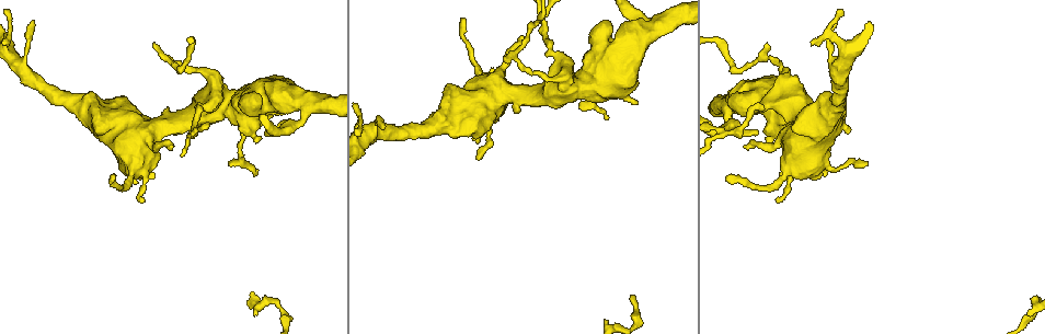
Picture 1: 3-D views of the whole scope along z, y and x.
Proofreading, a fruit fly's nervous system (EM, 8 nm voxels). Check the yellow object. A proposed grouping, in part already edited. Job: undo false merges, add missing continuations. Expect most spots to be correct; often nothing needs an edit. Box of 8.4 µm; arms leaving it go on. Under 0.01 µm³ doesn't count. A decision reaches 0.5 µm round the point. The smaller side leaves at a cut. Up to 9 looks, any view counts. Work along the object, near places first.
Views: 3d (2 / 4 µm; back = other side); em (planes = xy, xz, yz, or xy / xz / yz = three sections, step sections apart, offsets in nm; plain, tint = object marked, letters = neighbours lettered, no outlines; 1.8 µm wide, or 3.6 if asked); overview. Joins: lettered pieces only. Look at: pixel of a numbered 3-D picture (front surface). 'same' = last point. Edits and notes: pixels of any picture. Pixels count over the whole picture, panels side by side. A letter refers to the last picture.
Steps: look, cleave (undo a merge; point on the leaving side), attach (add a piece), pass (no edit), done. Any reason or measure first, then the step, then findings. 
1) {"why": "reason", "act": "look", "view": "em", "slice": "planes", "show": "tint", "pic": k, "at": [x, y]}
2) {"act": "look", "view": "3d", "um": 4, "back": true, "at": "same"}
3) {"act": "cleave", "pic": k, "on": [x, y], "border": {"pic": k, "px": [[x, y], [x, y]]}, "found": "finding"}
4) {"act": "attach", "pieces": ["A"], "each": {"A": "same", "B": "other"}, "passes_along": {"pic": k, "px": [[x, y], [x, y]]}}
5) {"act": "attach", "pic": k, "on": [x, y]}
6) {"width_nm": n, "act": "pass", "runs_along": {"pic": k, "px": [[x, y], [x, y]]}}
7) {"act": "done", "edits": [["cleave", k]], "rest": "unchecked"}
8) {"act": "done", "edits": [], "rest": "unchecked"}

{"why": "sudden change in width", "act": "look", "view": "3d", "um": 2, "pic": 1, "at": [194, 131]}

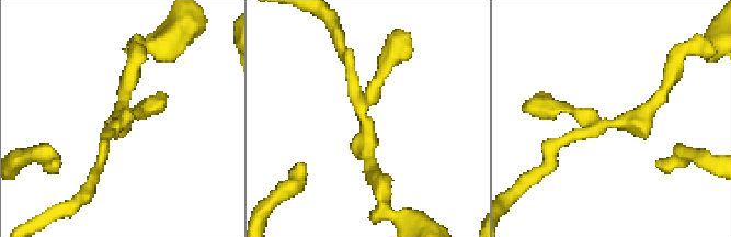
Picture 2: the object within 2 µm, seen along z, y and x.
{"act": "look", "view": "em", "slice": "planes", "show": "tint", "pic": 2, "at": [610, 123]}

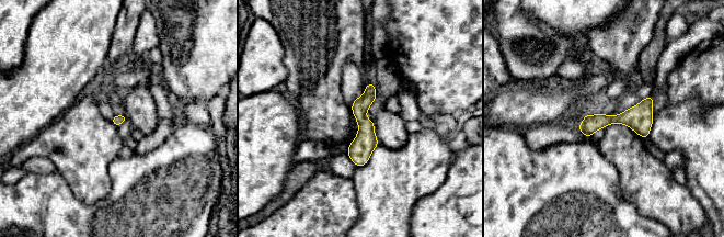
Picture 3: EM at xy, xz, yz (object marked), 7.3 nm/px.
{"act": "look", "view": "em", "slice": "planes", "show": "letters", "at": "same"}

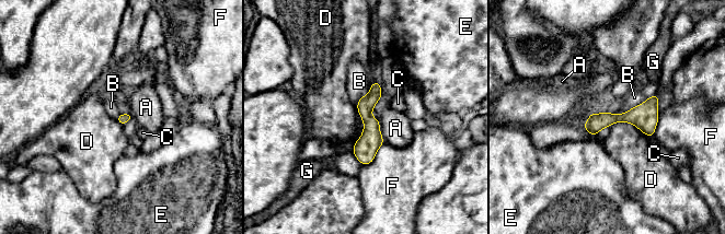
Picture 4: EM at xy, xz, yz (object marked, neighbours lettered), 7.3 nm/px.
{"act": "pass", "each": {"A": "other", "B": "other", "C": "other", "D": "other", "E": "other", "F": "other", "G": "other"}, "border": {"pic": 4, "px": [[647, 97], [623, 113], [613, 114]]}, "found": "all the same neuron"}

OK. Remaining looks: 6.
{"why": "branch stops here", "act": "look", "view": "3d", "um": 4, "pic": 1, "at": [781, 174]}

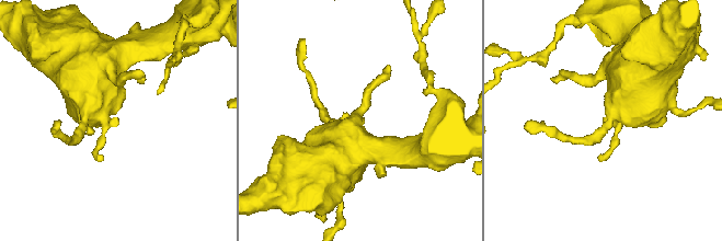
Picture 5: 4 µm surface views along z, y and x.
{"act": "look", "view": "em", "slice": "yz", "step": 4, "show": "letters", "pic": 5, "at": [117, 119]}

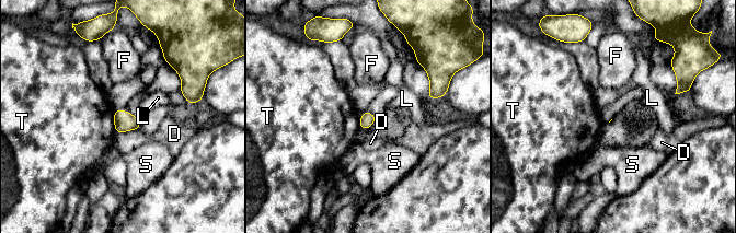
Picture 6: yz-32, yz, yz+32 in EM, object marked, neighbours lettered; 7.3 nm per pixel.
{"longest_contact_nm": ["D", 170], "act": "pass", "each": {"D": "other", "F": "other", "L": "other", "S": "other", "T": "other"}, "found": "none of them fits"}

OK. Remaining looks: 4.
{"why": "three-way junction", "act": "look", "view": "3d", "um": 4, "pic": 1, "at": [25, 51]}

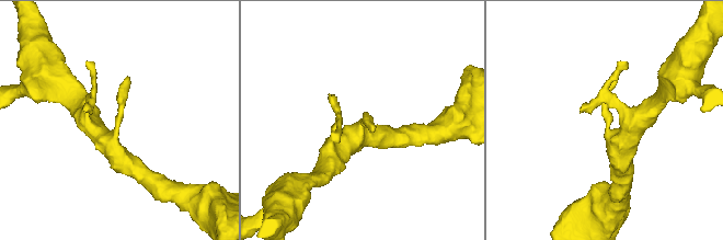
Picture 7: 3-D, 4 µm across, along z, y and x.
{"why": "shape alone is not enough", "act": "look", "view": "em", "um": 3.6, "slice": "xz", "step": 8, "show": "tint", "pic": 7, "at": [115, 122]}

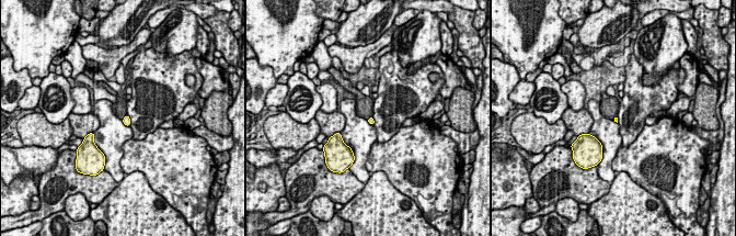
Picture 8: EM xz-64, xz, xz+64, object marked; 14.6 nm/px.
{"why": "what lies round it", "act": "look", "view": "em", "um": 3.6, "slice": "xz", "step": 8, "show": "letters", "at": "same"}

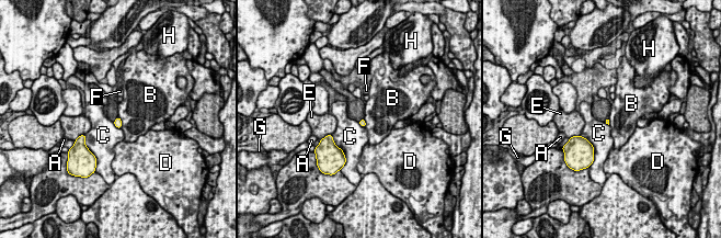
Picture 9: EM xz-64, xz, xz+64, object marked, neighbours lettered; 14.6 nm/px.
{"act": "pass", "each": {"A": "other", "B": "other", "C": "other", "D": "other", "E": "other", "F": "other", "G": "other", "H": "other"}, "found": "continuous, no second neuron"}

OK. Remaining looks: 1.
{"act": "done", "edits": [], "rest": "unchecked"}

